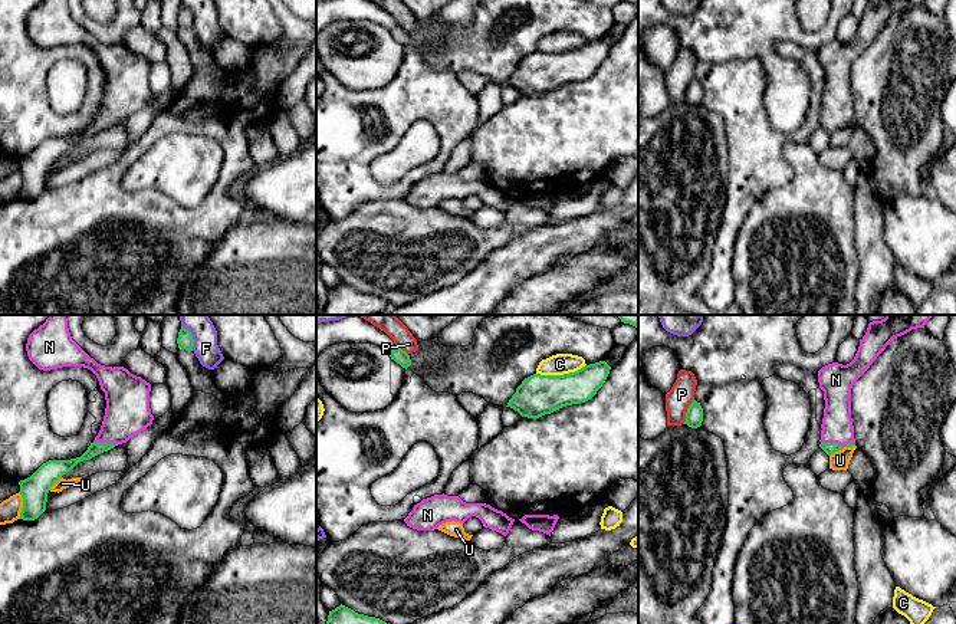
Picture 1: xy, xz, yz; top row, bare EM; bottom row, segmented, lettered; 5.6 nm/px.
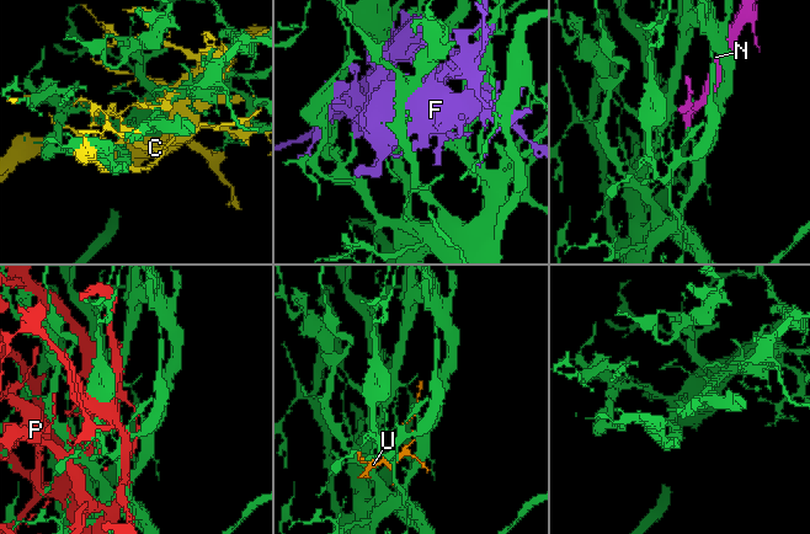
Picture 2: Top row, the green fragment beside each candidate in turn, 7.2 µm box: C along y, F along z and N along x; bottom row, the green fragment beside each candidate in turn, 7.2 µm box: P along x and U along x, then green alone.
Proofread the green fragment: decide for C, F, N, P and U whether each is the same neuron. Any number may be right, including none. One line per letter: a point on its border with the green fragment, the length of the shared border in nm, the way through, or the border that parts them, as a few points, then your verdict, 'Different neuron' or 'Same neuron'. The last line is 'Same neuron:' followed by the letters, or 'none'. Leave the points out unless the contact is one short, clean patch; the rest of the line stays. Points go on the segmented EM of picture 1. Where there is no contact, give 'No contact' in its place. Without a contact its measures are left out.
C: Touches green at xz (561, 375). Shared border 280 nm. Different neuron
F: Touches green at xy (191, 337). Shared border 160 nm. Different neuron
N: Touches green at yz (837, 443). Shared border 190 nm. Path across: yz (830, 449), (837, 443), (837, 426). Same neuron
P: Touches green at yz (687, 411). Shared border 160 nm. Different neuron
U: Touches green at xy (23, 505). Shared border 150 nm. Different neuron
Same neuron: N

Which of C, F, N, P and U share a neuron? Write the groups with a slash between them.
C / F / N / P / U

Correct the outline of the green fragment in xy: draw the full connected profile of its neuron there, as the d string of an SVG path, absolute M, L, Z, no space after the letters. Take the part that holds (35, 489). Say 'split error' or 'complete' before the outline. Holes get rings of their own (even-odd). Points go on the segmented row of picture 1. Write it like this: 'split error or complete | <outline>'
split error | M49 315L26 344L29 359L43 371L63 367L91 370L105 393L106 408L101 430L88 450L76 459L49 460L30 477L20 480L20 519L35 520L46 510L50 487L78 463L127 443L152 424L151 384L124 367L105 367L91 358L70 336L66 315Z

